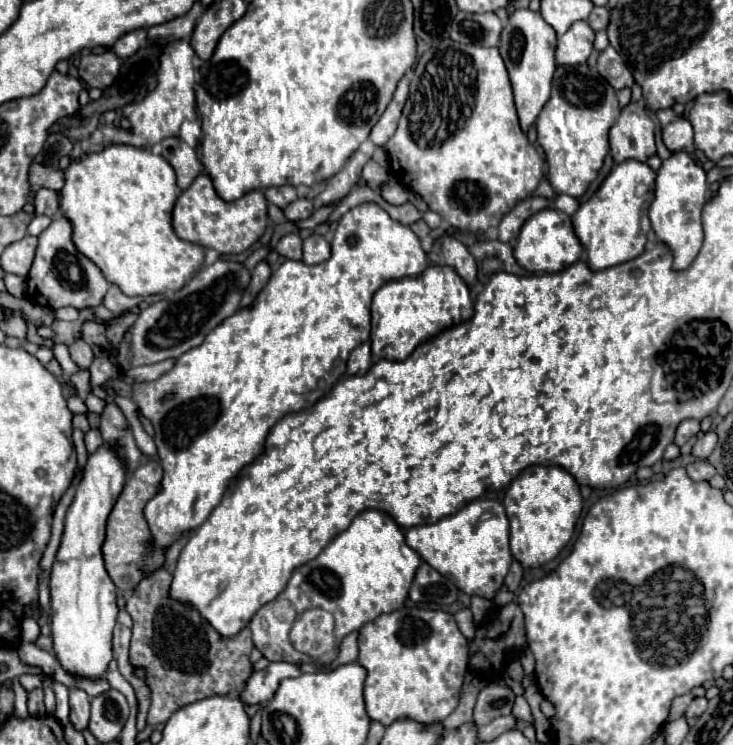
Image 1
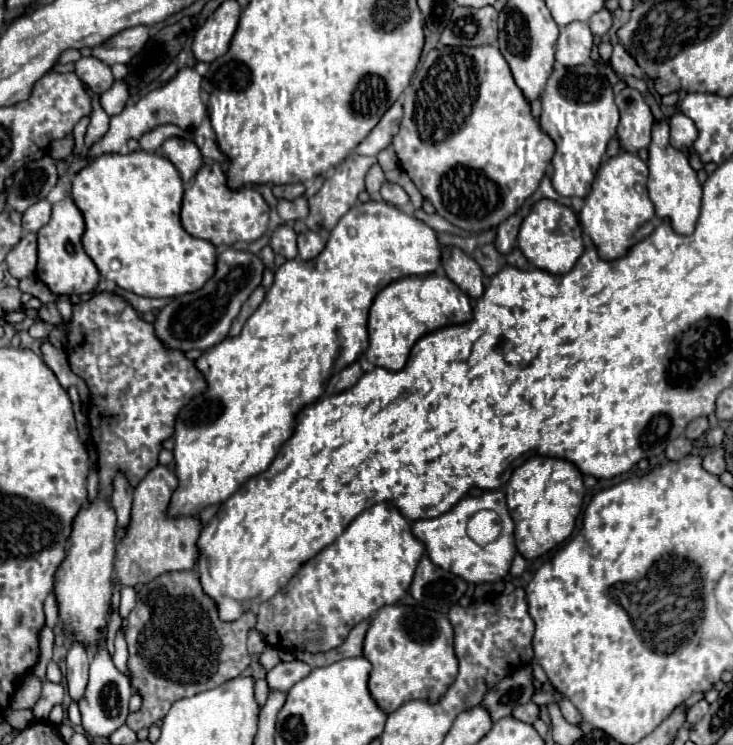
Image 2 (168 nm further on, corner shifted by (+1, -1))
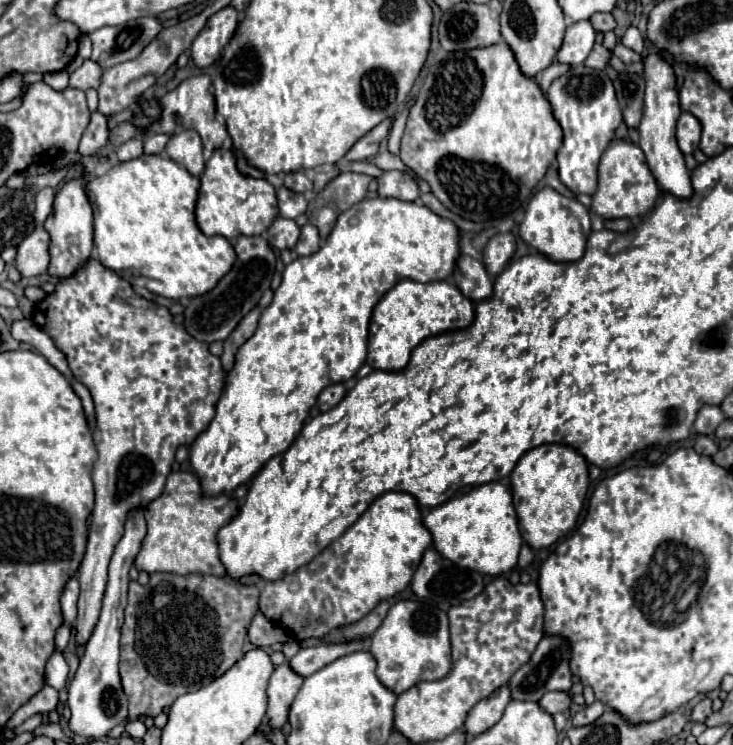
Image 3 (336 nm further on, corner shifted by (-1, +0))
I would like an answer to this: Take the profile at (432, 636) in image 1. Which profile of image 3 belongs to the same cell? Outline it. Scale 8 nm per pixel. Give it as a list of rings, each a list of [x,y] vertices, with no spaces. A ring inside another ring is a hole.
[[[397,601],[391,605],[381,627],[371,635],[369,651],[377,661],[379,681],[395,695],[401,695],[421,681],[439,681],[453,667],[447,613],[421,601]]]

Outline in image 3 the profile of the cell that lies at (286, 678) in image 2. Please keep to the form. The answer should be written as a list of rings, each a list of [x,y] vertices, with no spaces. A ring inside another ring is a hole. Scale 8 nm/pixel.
[[[353,641],[353,643],[339,643],[339,645],[319,645],[319,647],[307,647],[301,649],[293,659],[289,659],[291,669],[301,675],[301,677],[309,677],[315,671],[319,671],[321,667],[329,665],[331,661],[353,653],[353,651],[361,651],[365,649],[365,641]]]

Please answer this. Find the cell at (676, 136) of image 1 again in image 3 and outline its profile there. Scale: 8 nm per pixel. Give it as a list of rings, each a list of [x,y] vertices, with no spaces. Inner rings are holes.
[[[681,113],[677,121],[677,143],[679,149],[689,155],[699,147],[701,139],[701,123],[691,113]]]

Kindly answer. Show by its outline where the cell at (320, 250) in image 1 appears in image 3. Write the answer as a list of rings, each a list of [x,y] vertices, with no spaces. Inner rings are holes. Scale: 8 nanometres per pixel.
[[[307,223],[305,227],[301,227],[301,237],[299,243],[295,245],[295,253],[297,255],[313,255],[315,251],[319,251],[319,231],[315,225]]]

